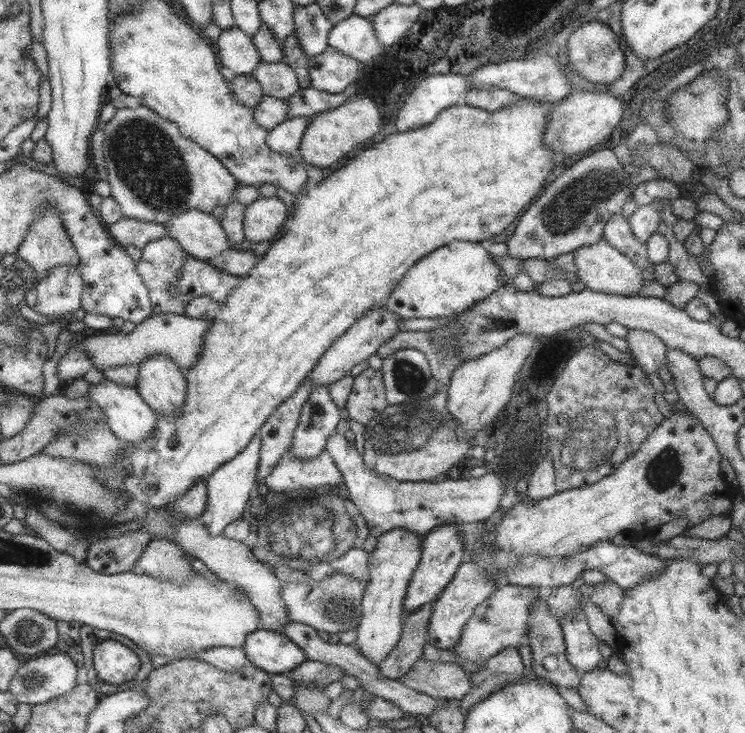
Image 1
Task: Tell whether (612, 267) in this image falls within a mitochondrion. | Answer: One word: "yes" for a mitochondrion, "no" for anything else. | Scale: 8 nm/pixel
no

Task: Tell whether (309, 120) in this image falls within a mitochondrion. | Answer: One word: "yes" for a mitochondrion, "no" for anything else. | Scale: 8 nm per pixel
no

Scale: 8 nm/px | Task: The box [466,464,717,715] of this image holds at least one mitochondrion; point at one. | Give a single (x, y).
(485, 682)

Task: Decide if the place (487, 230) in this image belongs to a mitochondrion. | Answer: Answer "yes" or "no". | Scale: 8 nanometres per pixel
no

